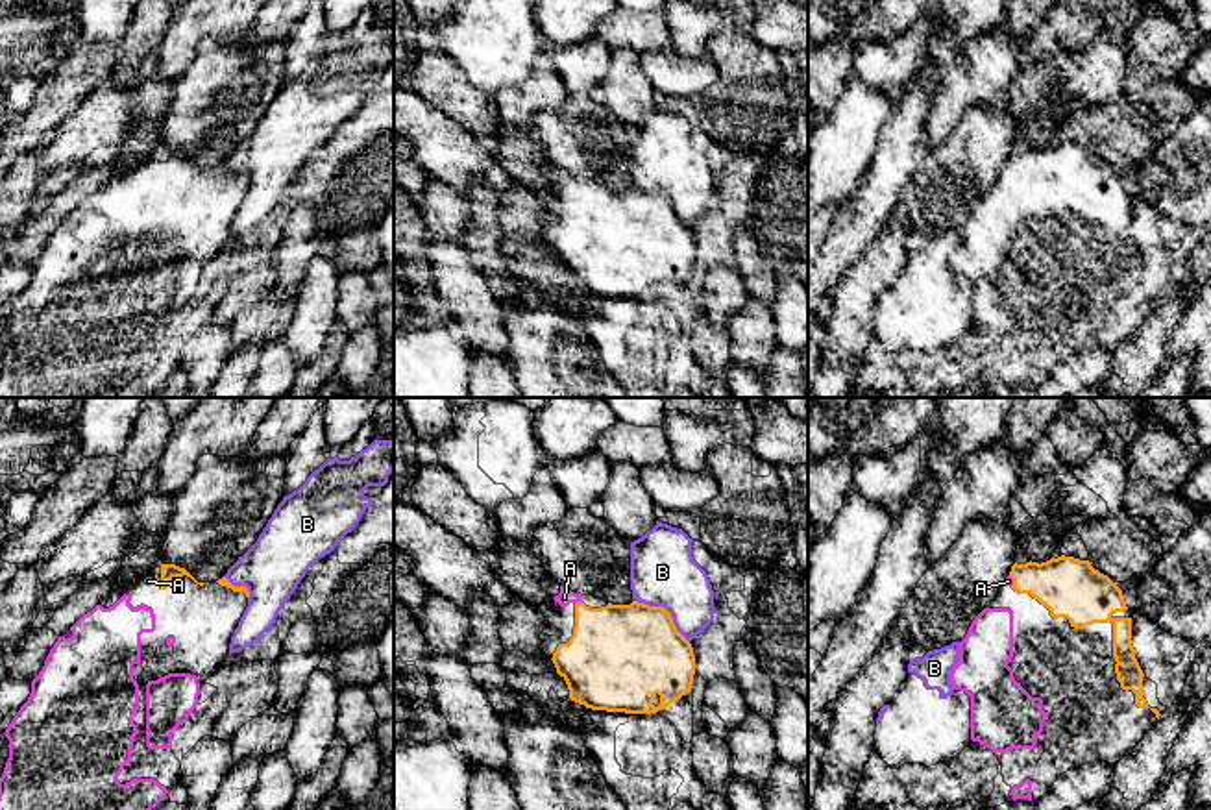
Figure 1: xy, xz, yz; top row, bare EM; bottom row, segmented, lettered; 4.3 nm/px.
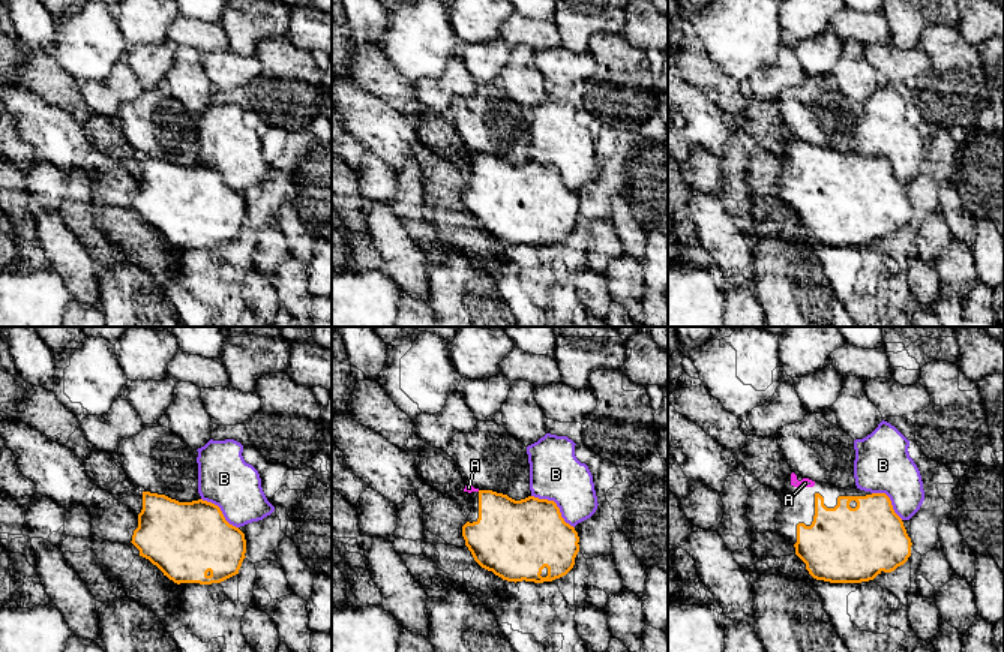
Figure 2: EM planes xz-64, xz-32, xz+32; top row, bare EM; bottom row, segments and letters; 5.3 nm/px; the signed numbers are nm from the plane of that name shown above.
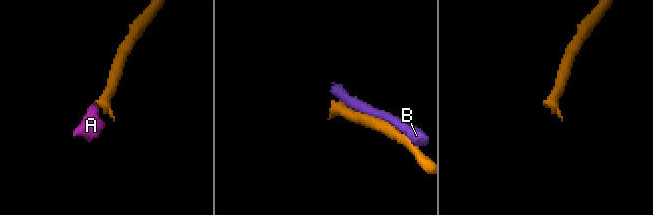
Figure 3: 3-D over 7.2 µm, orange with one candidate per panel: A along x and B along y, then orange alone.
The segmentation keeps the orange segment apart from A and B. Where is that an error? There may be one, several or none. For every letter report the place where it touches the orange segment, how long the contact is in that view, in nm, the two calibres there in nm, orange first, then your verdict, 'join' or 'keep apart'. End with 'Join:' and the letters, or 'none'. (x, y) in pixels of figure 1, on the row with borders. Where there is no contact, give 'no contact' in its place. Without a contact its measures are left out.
A: xz (577, 603) | 40 nm | 380/70 nm | join
B: xz (666, 611) | 300 nm | 440/280 nm | keep apart
Join: A

